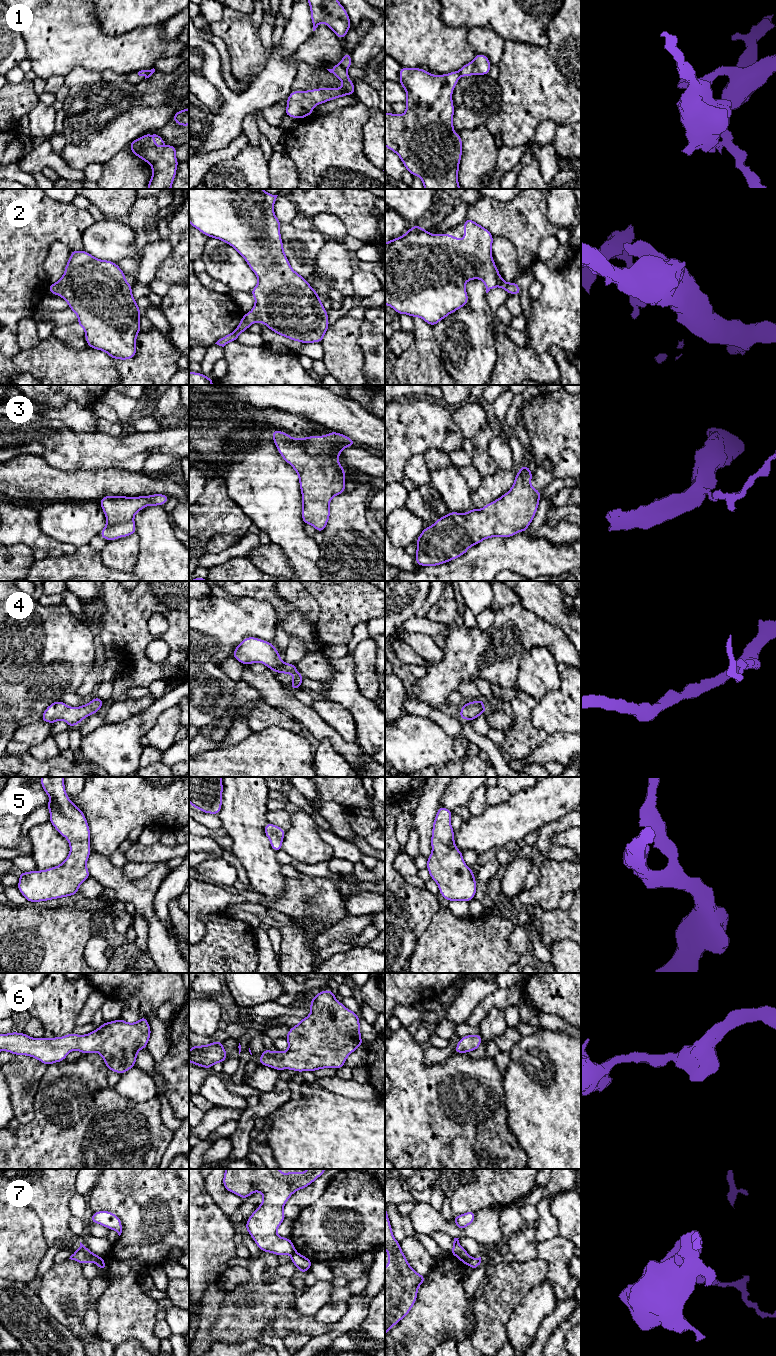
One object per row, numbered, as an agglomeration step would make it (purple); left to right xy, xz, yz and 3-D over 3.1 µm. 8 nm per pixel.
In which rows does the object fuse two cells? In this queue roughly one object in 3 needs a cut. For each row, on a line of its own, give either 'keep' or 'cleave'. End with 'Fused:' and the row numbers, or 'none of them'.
1: cleave
2: keep
3: keep
4: keep
5: keep
6: keep
7: cleave
Fused: 1, 7

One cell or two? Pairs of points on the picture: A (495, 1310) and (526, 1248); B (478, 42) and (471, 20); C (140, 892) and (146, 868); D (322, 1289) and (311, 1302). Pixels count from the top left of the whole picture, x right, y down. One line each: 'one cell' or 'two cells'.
A: two cells
B: two cells
C: two cells
D: one cell

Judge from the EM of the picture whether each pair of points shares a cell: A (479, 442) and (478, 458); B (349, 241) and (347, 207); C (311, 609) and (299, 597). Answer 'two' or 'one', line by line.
A: two
B: two
C: one

